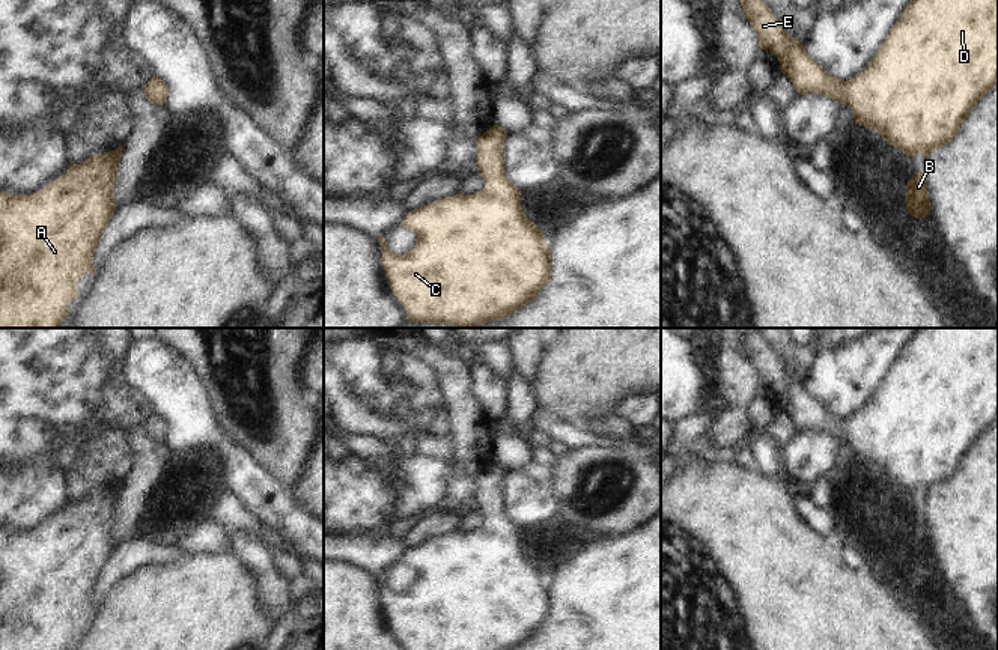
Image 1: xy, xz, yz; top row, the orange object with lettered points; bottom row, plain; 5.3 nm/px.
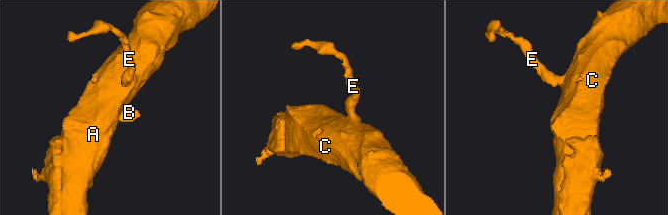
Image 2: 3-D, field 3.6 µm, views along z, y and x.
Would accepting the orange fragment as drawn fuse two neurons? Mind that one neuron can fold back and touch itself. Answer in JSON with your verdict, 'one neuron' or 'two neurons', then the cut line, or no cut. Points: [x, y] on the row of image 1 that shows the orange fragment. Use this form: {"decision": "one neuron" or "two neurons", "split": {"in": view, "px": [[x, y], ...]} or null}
{"decision": "one neuron", "split": null}

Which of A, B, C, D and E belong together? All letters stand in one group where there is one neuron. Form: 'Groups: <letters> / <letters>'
Groups: A B C D E

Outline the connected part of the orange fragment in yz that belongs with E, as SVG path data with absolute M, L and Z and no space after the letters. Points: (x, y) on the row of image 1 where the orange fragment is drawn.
M739 0L739 3L759 36L759 47L780 60L781 72L793 83L799 95L826 95L847 105L855 123L878 131L906 158L918 153L929 158L938 147L947 146L978 101L998 81L998 0L911 0L873 60L849 81L829 75L822 65L816 63L804 44L789 36L765 0Z

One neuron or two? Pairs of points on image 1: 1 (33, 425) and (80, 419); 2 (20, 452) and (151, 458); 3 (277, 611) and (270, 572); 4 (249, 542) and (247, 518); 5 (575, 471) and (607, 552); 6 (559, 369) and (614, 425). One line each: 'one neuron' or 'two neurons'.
1: one neuron
2: two neurons
3: one neuron
4: two neurons
5: two neurons
6: two neurons

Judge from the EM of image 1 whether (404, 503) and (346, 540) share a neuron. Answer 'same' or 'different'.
different

